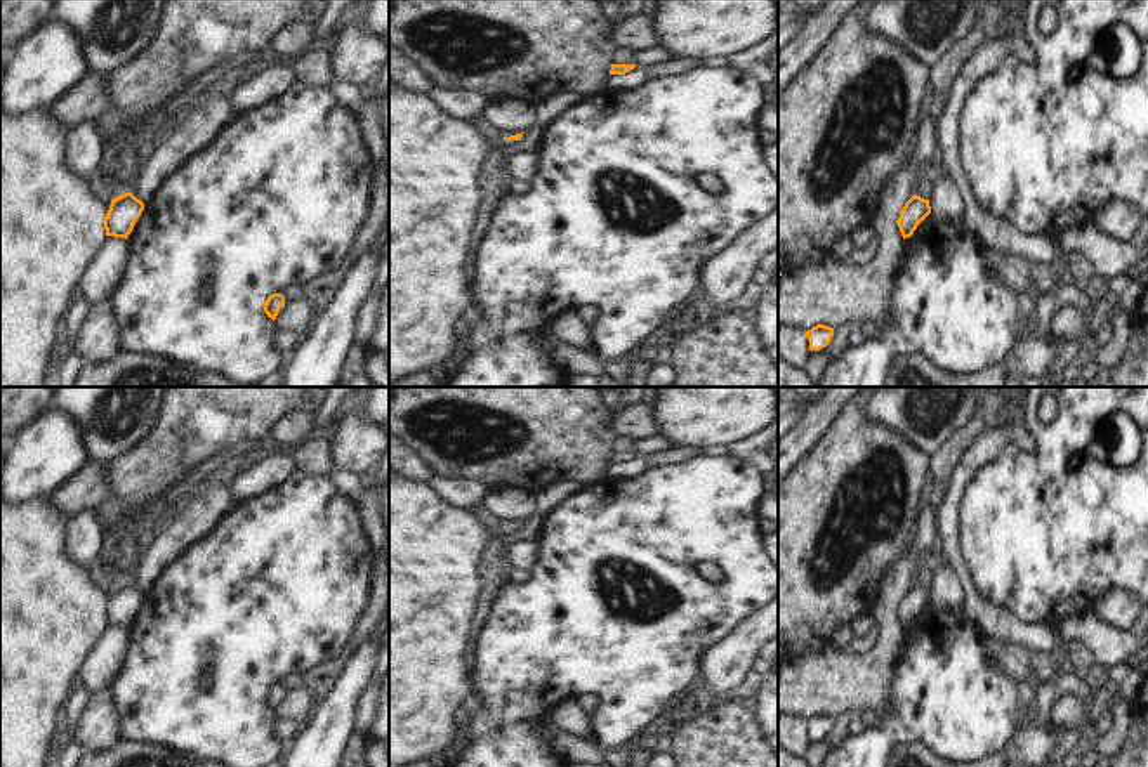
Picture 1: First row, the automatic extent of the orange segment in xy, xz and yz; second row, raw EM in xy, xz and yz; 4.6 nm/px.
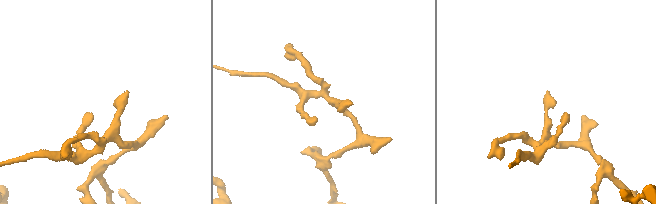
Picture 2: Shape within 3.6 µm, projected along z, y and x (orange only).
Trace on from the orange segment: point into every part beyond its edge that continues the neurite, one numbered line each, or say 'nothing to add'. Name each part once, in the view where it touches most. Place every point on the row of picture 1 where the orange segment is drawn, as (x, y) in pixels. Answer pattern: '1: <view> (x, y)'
nothing to add.

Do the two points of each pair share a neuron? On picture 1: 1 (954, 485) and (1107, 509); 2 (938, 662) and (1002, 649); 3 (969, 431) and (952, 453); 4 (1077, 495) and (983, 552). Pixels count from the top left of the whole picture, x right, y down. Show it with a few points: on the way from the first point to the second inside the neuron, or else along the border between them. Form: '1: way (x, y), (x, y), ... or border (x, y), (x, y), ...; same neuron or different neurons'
1: border (994, 457), (966, 486), (959, 526); different neurons
2: border (989, 637), (987, 649), (990, 656), (1018, 681); different neurons
3: way (964, 436), (954, 448); same neuron
4: way (1055, 517), (1035, 535), (1006, 542); same neuron

